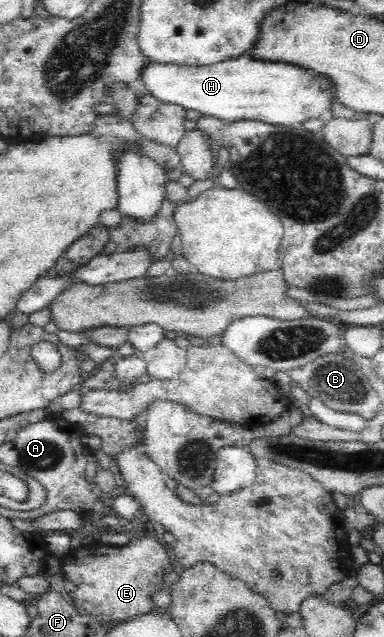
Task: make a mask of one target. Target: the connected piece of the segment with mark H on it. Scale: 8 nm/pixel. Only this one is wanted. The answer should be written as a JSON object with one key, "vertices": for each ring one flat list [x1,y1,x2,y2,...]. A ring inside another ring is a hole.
{"vertices":[[240,55,216,64,174,64,150,62,140,70,140,85,145,92,166,104,179,104,220,120,261,120,268,124,290,126,308,118,322,116,332,104,332,89,326,77,294,64,262,62]]}

